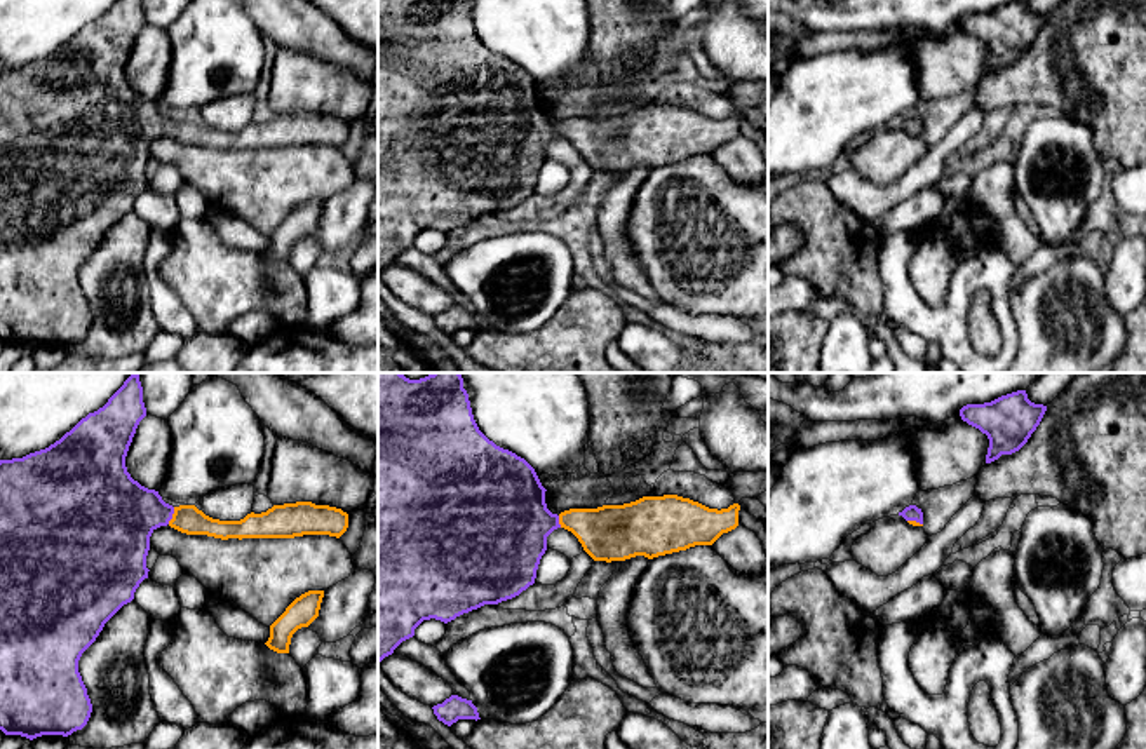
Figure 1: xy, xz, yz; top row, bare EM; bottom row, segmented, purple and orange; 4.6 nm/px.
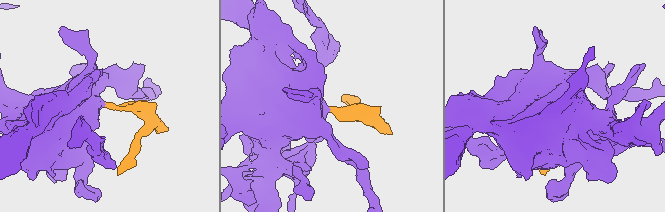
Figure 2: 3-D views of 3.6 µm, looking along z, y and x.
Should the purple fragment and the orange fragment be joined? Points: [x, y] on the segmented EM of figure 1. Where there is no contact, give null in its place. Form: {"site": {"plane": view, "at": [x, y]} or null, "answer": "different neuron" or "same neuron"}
{"site": {"plane": "xy", "at": [171, 516]}, "answer": "same neuron"}

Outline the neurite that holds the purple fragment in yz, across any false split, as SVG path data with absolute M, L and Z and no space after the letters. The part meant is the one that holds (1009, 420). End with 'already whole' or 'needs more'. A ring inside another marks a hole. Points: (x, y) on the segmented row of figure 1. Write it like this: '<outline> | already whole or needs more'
M1026 390L1001 395L984 404L967 404L960 416L989 439L986 463L1019 451L1040 425L1047 406L1028 399Z | already whole

